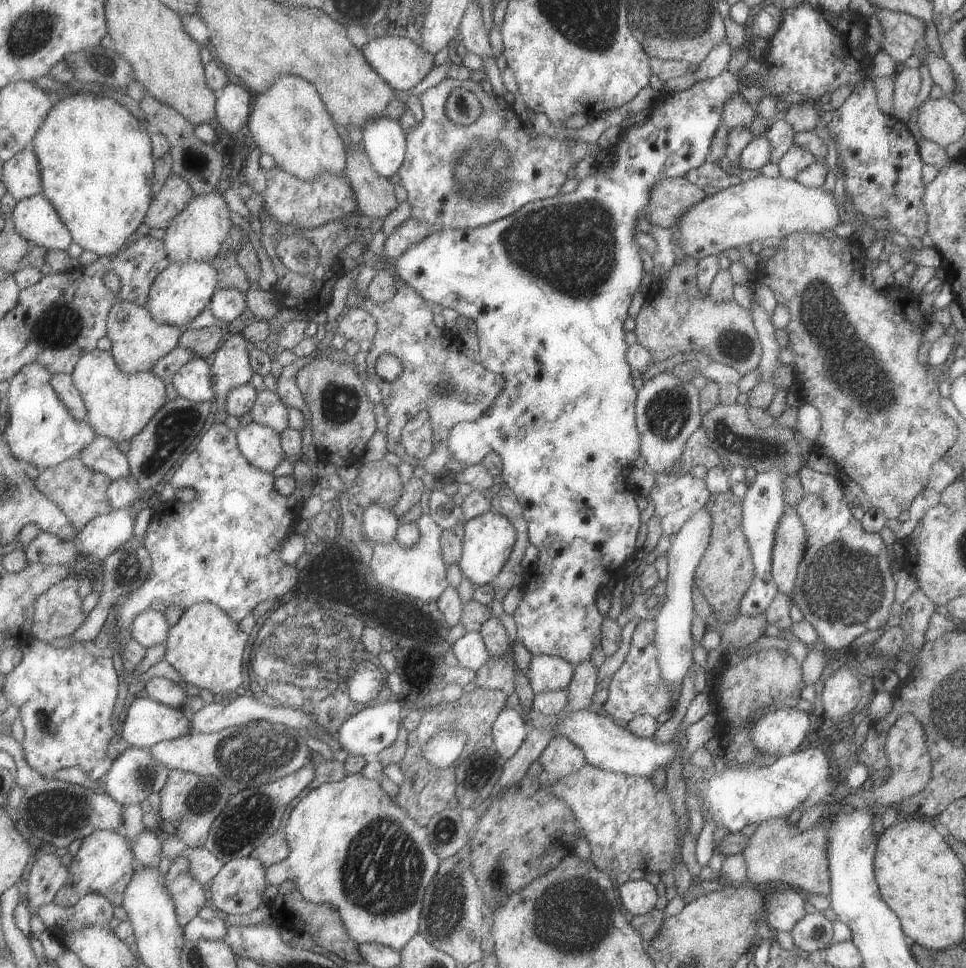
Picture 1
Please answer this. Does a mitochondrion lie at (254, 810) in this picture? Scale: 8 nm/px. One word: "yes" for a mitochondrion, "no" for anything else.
yes

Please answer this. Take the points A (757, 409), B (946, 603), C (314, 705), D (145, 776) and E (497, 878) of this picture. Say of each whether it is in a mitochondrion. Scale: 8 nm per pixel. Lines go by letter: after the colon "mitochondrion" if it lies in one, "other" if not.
A: other
B: other
C: mitochondrion
D: mitochondrion
E: mitochondrion

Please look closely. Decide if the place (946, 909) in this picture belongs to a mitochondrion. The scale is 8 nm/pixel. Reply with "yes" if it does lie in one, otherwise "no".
no

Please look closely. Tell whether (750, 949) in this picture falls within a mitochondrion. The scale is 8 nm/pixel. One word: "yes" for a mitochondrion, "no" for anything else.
no

